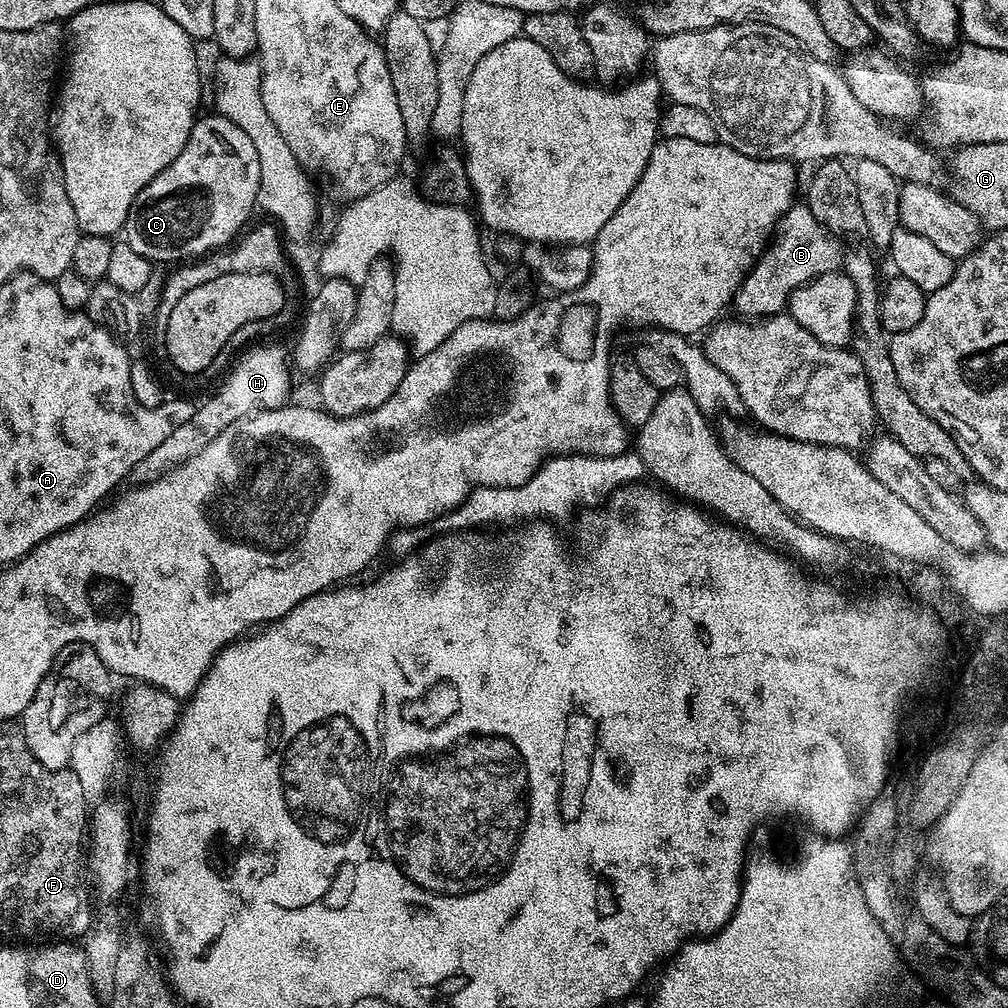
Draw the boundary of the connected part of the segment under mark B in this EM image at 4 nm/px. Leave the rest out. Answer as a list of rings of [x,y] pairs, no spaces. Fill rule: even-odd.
[[[797,202],[783,216],[768,245],[734,297],[734,308],[744,318],[767,318],[783,313],[788,299],[804,284],[827,272],[837,271],[842,264],[842,247],[835,235],[820,225],[807,203]]]

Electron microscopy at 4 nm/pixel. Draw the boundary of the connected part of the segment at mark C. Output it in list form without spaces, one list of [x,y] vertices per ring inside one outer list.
[[[201,115],[197,119],[186,146],[182,146],[182,154],[178,154],[178,158],[174,158],[174,162],[170,162],[170,166],[166,166],[166,170],[157,174],[149,184],[142,186],[130,206],[130,214],[122,229],[123,243],[157,265],[172,266],[223,249],[249,223],[247,220],[252,216],[252,208],[254,212],[257,207],[256,195],[262,178],[258,150],[254,150],[254,142],[250,142],[250,134],[246,134],[246,130],[234,126],[234,122],[225,116],[211,115]]]

